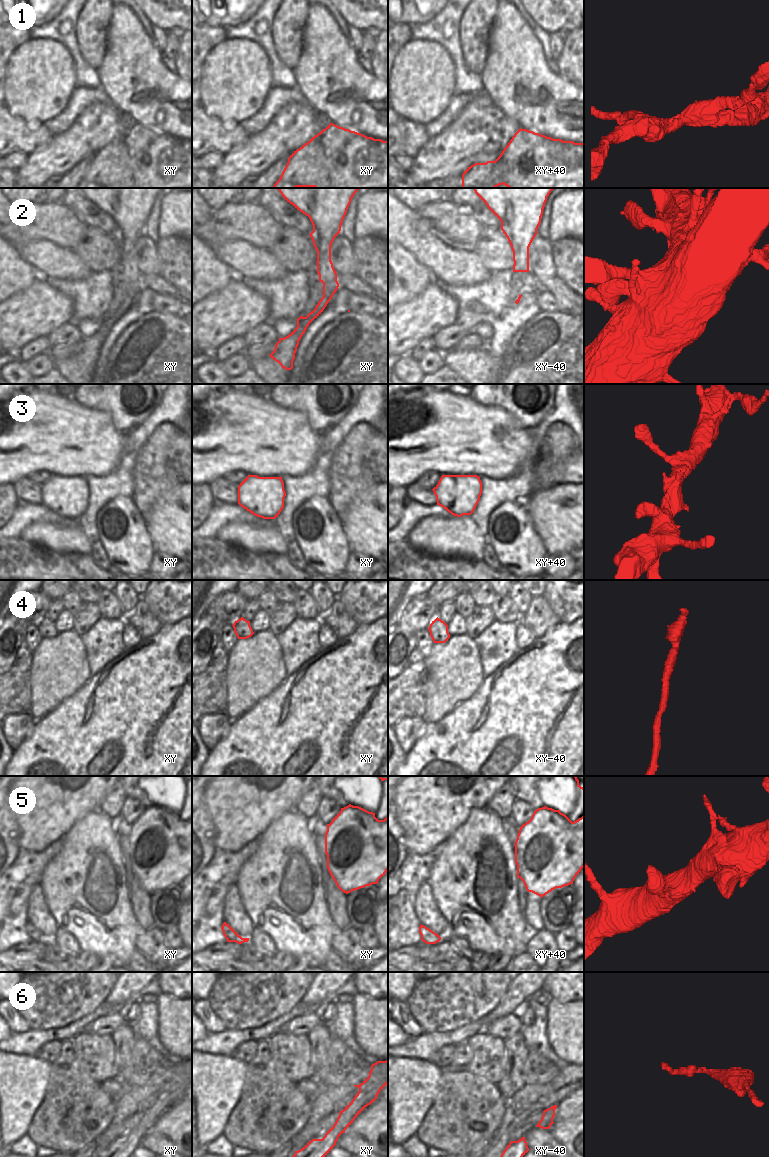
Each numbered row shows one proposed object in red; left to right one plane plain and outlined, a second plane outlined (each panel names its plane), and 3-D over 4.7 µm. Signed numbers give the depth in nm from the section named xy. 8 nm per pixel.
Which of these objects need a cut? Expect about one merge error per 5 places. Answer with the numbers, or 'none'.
1, 2

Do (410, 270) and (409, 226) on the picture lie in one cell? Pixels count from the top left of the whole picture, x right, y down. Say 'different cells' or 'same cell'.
different cells

